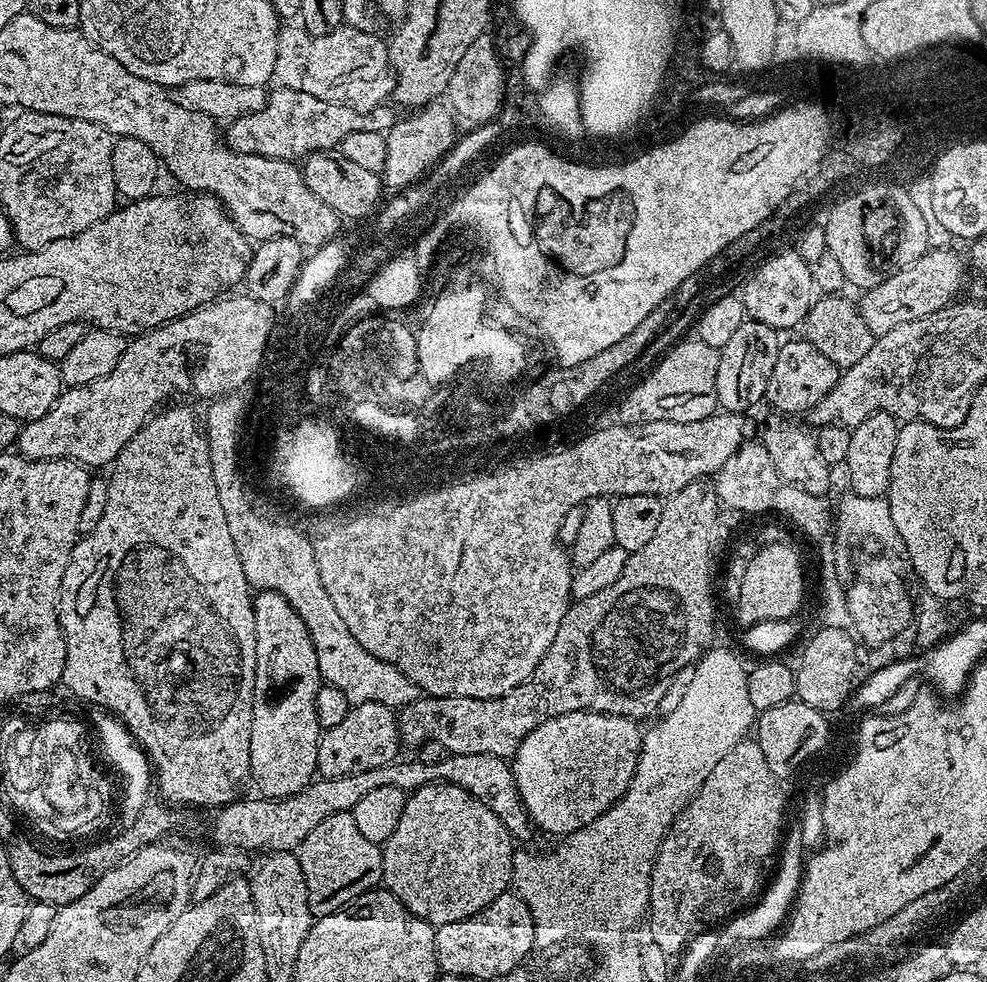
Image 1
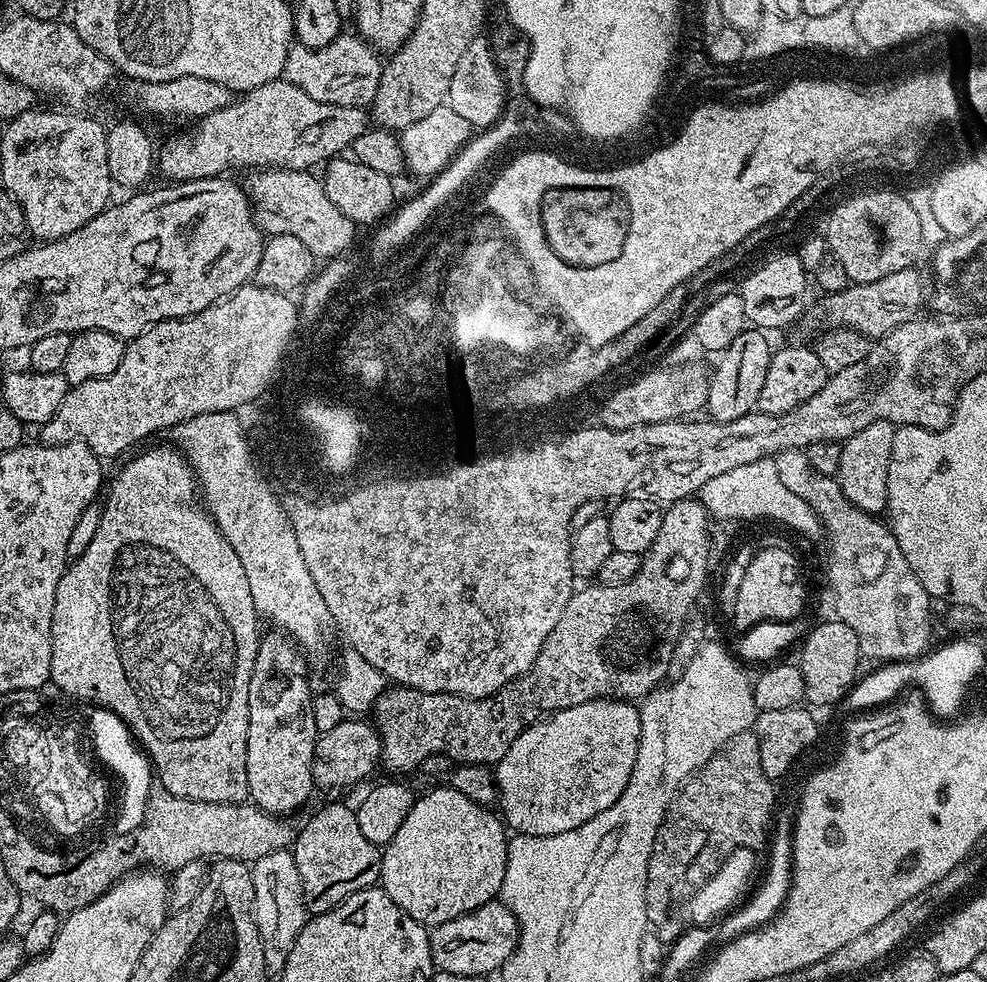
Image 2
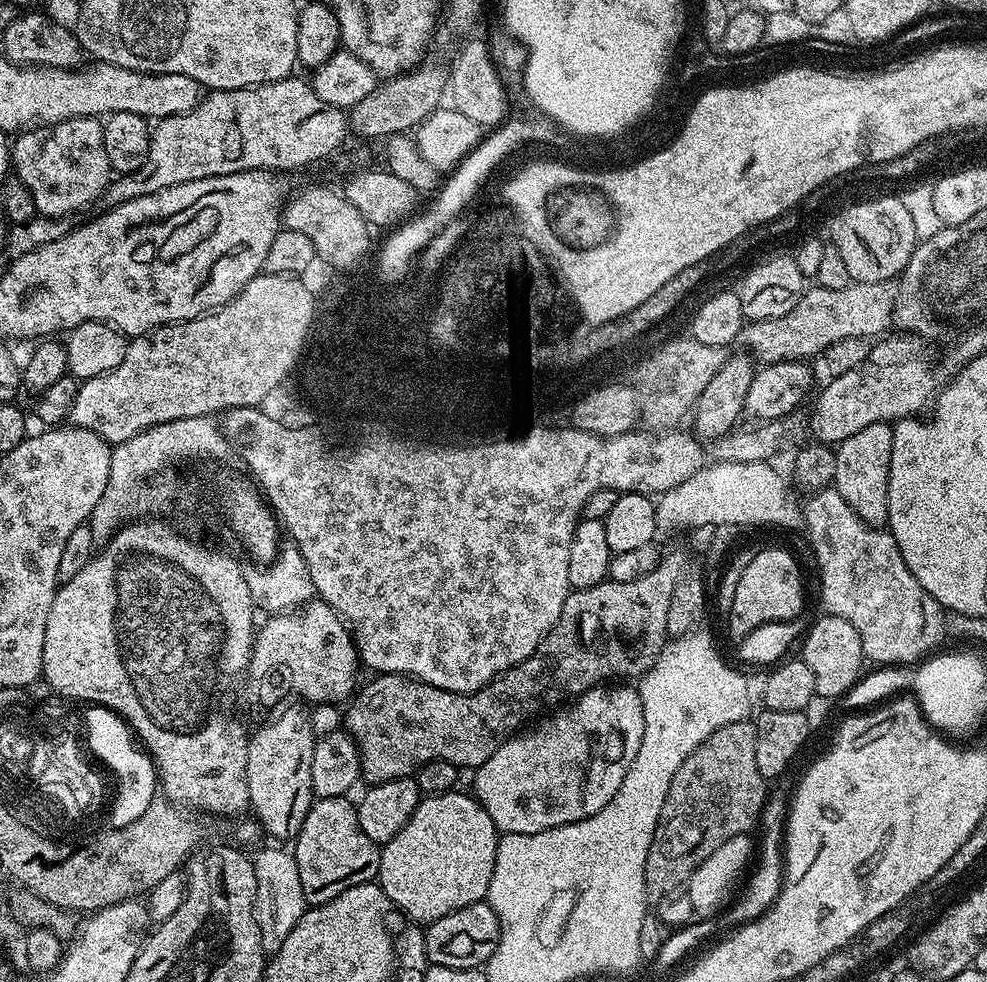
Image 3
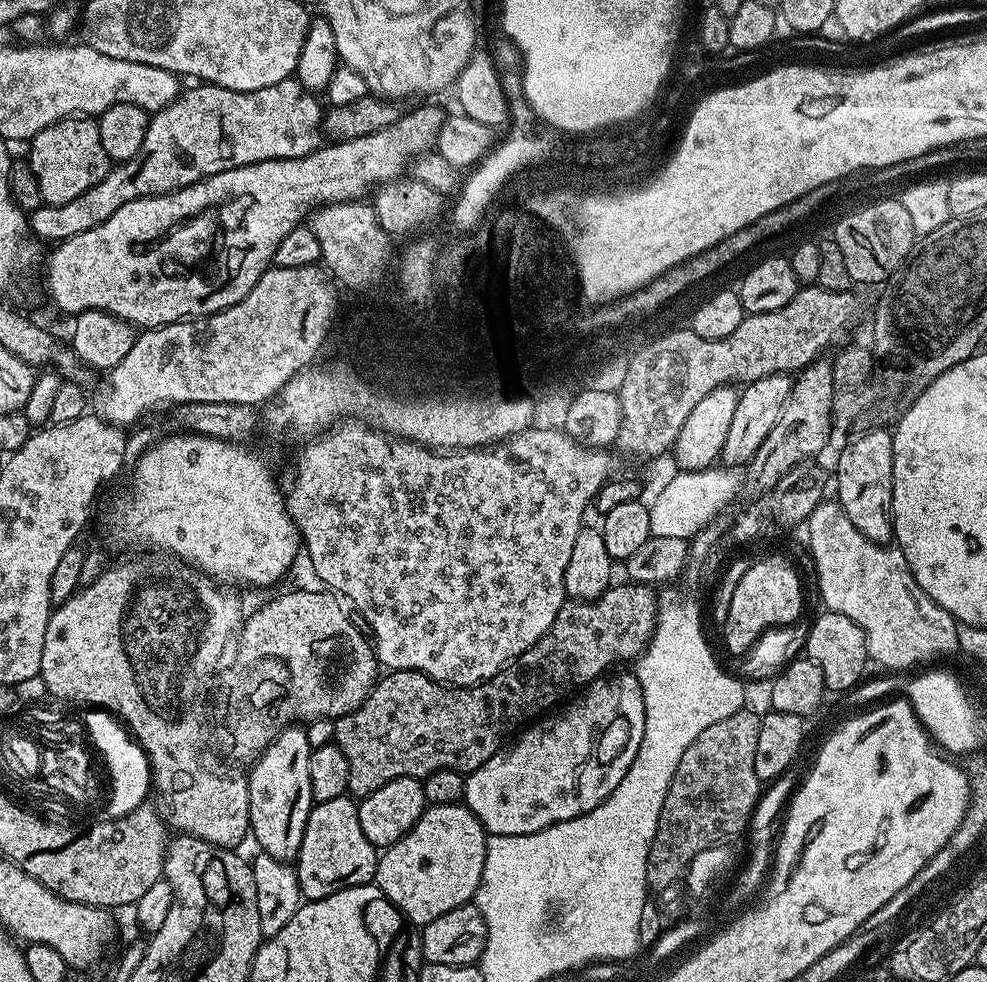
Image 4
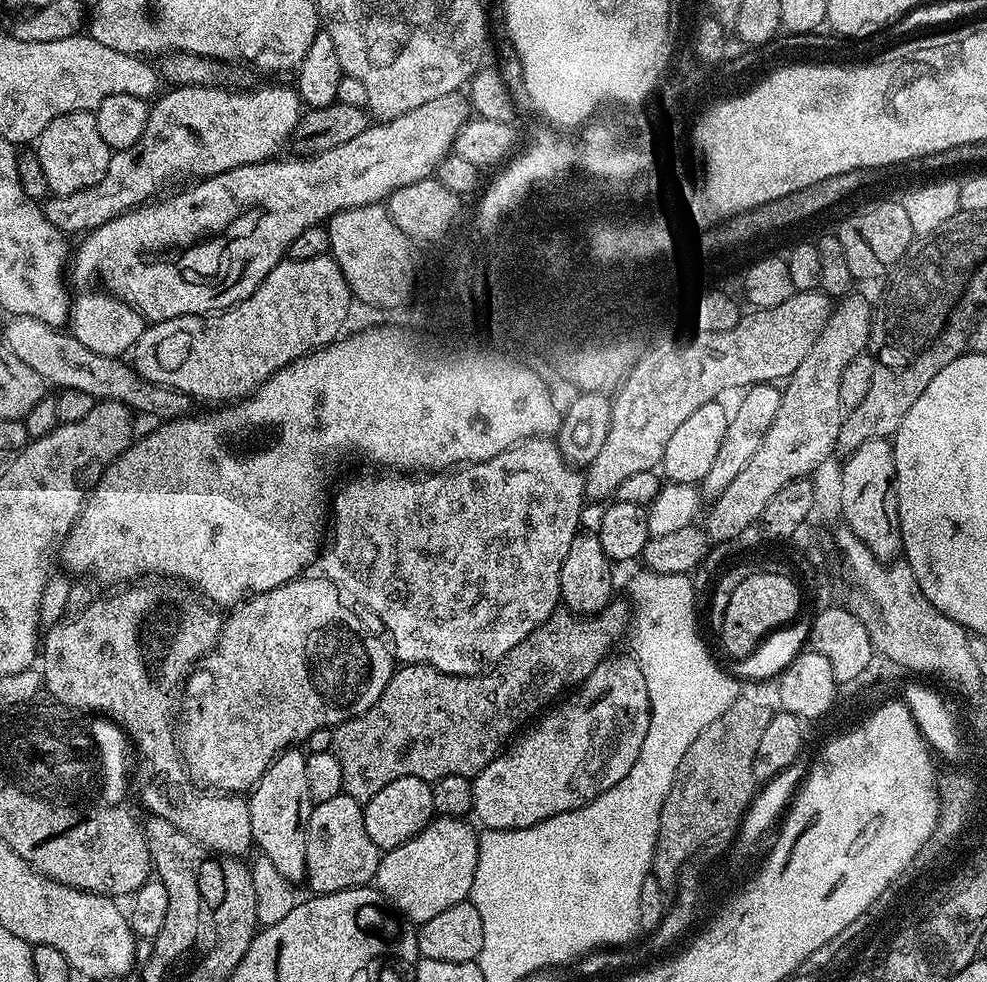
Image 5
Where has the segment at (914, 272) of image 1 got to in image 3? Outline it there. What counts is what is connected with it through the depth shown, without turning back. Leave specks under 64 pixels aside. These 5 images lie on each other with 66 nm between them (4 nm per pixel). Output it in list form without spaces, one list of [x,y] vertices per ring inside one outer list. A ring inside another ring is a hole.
[[[889,282],[851,283],[842,290],[812,286],[805,291],[794,310],[790,310],[790,314],[745,323],[742,340],[748,343],[747,351],[761,365],[777,364],[780,360],[808,362],[811,356],[819,357],[834,342],[842,342],[842,338],[876,338],[887,333],[893,323],[895,305],[896,290]]]

